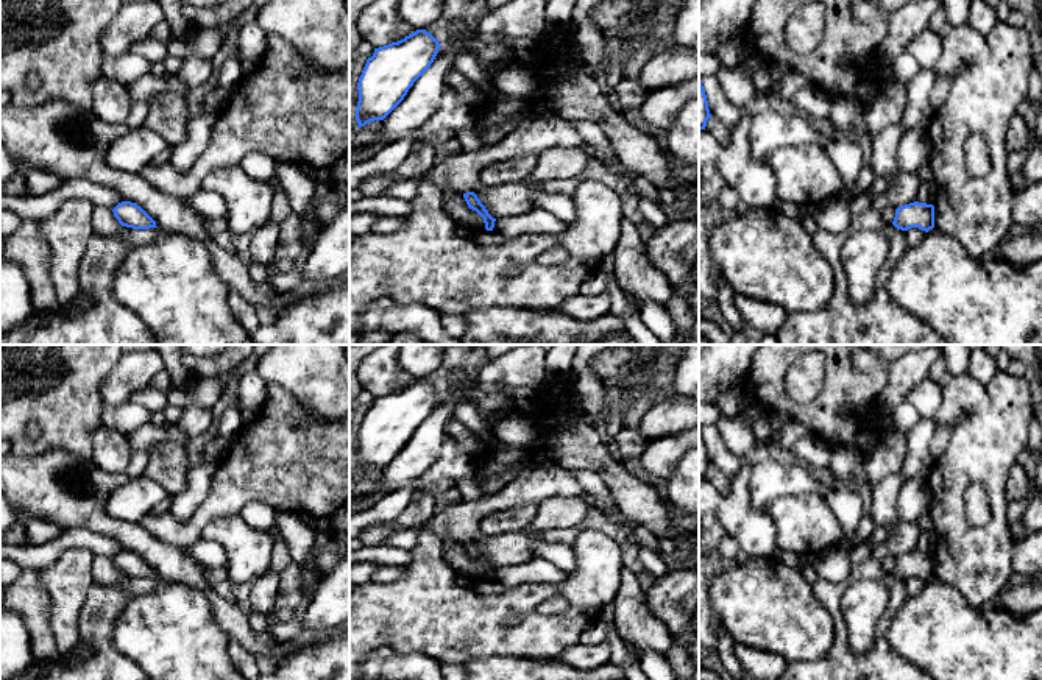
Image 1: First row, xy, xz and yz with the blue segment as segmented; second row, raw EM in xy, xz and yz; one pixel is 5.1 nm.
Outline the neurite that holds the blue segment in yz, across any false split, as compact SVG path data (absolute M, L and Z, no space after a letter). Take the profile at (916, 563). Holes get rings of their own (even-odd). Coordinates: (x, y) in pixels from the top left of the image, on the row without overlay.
M909 552L895 558L892 574L902 580L919 577L925 582L934 577L934 555L927 552Z

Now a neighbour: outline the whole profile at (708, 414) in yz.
M699 402L699 427L716 424L721 412L716 404Z

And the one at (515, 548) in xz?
M529 527L507 532L504 535L482 535L477 547L488 563L499 569L504 566L518 566L537 557L535 543L541 540L541 532Z

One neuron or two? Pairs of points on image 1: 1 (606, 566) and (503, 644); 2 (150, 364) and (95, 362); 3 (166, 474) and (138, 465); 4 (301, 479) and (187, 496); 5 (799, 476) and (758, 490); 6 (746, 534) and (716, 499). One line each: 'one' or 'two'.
1: one
2: two
3: two
4: two
5: one
6: one

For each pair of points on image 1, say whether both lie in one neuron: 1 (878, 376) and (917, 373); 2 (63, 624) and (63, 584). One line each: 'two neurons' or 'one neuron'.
1: two neurons
2: one neuron

